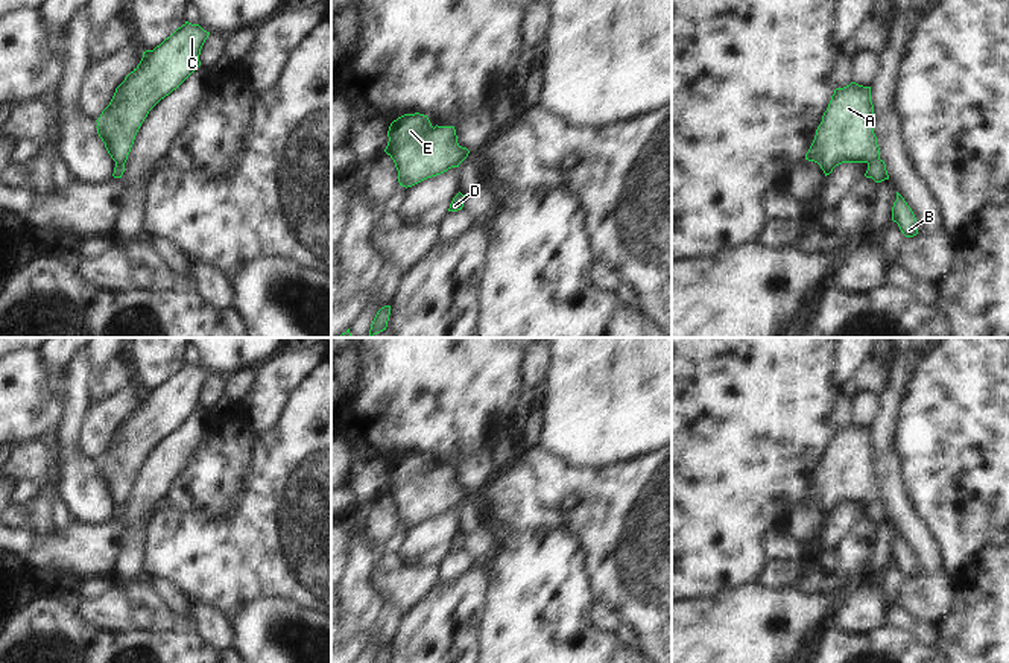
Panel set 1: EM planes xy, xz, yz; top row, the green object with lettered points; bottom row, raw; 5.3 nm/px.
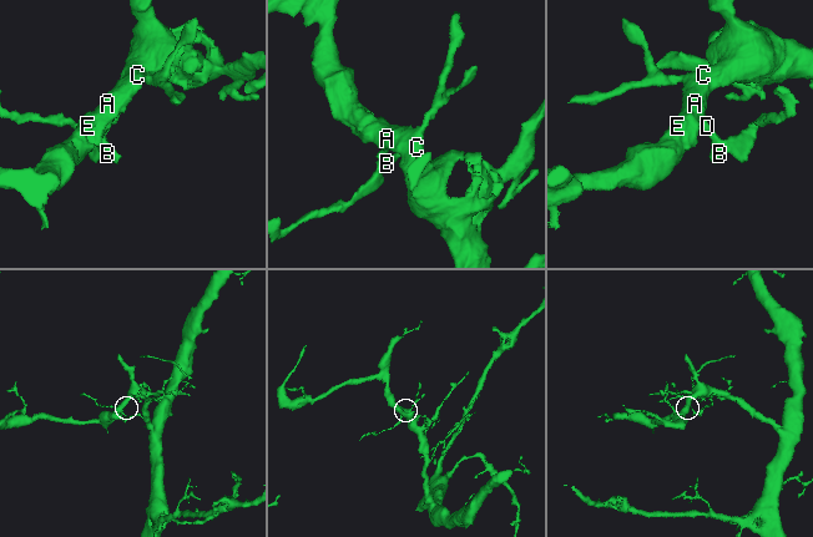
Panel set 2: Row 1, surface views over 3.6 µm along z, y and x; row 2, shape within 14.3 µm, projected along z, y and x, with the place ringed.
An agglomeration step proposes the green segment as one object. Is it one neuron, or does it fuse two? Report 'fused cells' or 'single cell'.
single cell

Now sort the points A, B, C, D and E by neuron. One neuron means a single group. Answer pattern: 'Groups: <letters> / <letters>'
Groups: A B C D E

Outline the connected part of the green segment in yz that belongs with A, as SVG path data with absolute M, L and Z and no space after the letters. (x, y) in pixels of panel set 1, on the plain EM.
M856 423L836 429L805 500L821 506L825 517L842 503L866 503L866 519L889 520L874 474L871 427Z

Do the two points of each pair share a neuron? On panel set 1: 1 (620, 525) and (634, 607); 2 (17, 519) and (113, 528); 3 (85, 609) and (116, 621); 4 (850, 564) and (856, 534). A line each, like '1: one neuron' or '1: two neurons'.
1: one neuron
2: two neurons
3: one neuron
4: one neuron

